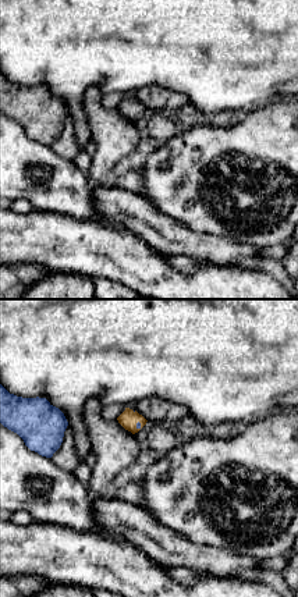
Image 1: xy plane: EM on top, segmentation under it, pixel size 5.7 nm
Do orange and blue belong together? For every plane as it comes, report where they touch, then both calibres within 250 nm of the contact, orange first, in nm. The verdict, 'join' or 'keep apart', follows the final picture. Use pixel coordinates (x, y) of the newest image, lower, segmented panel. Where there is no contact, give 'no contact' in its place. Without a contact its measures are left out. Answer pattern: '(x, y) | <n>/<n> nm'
(135, 425) | 110/30 nm

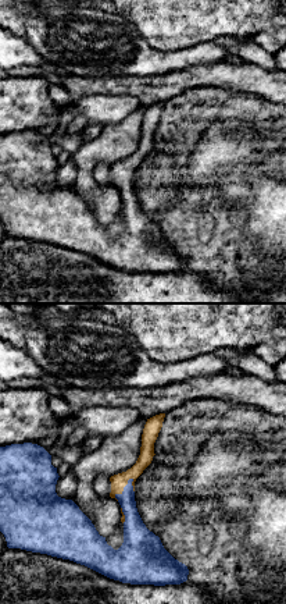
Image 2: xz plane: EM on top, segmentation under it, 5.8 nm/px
(122, 489) | 90/130 nm

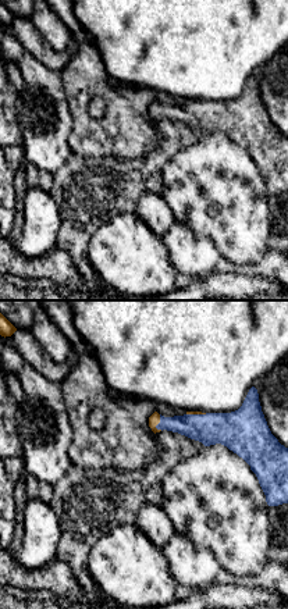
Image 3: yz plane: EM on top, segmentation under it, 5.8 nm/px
(159, 421) | 60/160 nm

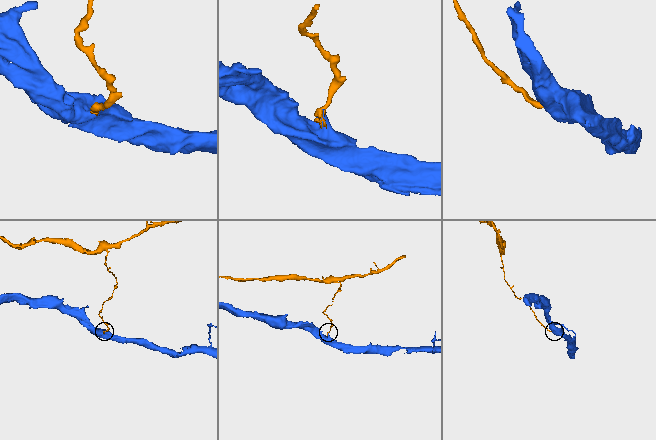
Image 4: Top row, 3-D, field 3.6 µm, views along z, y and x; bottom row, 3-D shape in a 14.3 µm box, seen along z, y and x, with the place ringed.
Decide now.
keep apart

